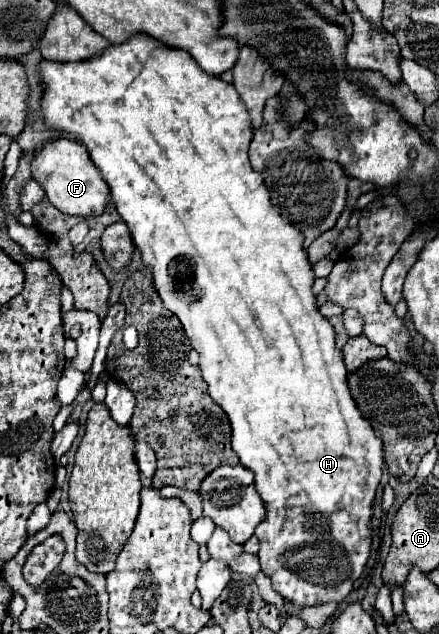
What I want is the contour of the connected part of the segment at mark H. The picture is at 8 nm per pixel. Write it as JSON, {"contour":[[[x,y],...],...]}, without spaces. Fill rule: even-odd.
{"contour":[[[140,32],[140,34],[134,34],[130,40],[126,40],[126,42],[122,42],[122,44],[110,44],[108,48],[104,48],[102,54],[96,54],[96,56],[92,56],[92,58],[88,58],[88,60],[78,60],[78,62],[52,62],[52,60],[42,58],[42,60],[38,62],[38,66],[36,66],[36,70],[38,70],[38,78],[40,78],[40,82],[42,82],[42,88],[44,88],[44,90],[42,90],[42,100],[40,100],[42,116],[44,116],[44,124],[46,124],[50,130],[56,130],[56,132],[60,132],[60,134],[66,134],[66,136],[70,136],[70,138],[74,138],[74,140],[78,140],[78,142],[82,142],[82,144],[86,146],[90,158],[92,158],[92,162],[94,162],[94,166],[98,168],[98,172],[102,174],[102,178],[104,178],[104,180],[108,182],[108,186],[110,186],[112,200],[114,200],[114,204],[116,204],[116,212],[120,214],[120,218],[122,218],[122,220],[126,222],[126,226],[130,228],[130,234],[132,234],[134,246],[136,246],[136,248],[140,250],[140,254],[142,254],[142,262],[152,270],[156,292],[160,294],[164,306],[166,306],[170,312],[174,312],[174,314],[178,316],[178,320],[182,322],[182,326],[184,326],[184,330],[186,330],[186,334],[188,334],[188,338],[190,338],[192,348],[198,350],[198,354],[200,354],[200,370],[202,370],[202,378],[204,378],[206,384],[208,384],[208,394],[212,396],[212,400],[214,400],[216,404],[222,406],[222,410],[224,410],[224,412],[228,414],[228,418],[230,418],[230,426],[232,426],[232,448],[234,448],[234,452],[238,454],[240,464],[254,472],[254,484],[256,484],[256,490],[258,490],[258,494],[260,494],[260,498],[262,498],[262,502],[264,502],[264,506],[266,506],[266,518],[256,526],[256,532],[254,532],[254,536],[258,536],[258,540],[260,540],[260,552],[258,552],[258,558],[260,558],[260,564],[262,564],[262,572],[272,580],[272,588],[274,588],[276,592],[280,592],[284,598],[288,598],[288,600],[292,600],[292,602],[296,602],[296,604],[300,604],[300,606],[314,606],[314,604],[340,602],[340,600],[344,600],[344,598],[350,594],[354,582],[360,578],[360,574],[362,574],[362,570],[364,570],[364,566],[366,566],[366,562],[368,562],[368,554],[370,554],[370,518],[372,518],[372,502],[374,502],[376,488],[378,488],[378,482],[380,482],[380,476],[382,476],[382,466],[384,466],[382,442],[380,442],[380,438],[376,438],[376,434],[374,434],[370,422],[362,418],[360,410],[356,408],[356,404],[354,404],[354,400],[352,400],[352,394],[350,394],[350,390],[348,390],[348,382],[346,382],[348,370],[346,370],[346,366],[344,366],[344,362],[342,362],[342,352],[340,352],[340,350],[336,348],[336,344],[334,344],[334,336],[336,336],[336,334],[334,334],[334,328],[332,328],[332,324],[328,322],[328,318],[324,318],[324,316],[318,312],[318,308],[316,308],[316,304],[314,304],[314,294],[312,294],[314,274],[312,274],[312,264],[308,262],[306,252],[302,250],[302,234],[300,234],[300,232],[298,232],[290,222],[284,222],[284,220],[280,218],[280,212],[278,212],[276,206],[270,202],[270,196],[268,196],[268,190],[266,190],[264,178],[262,178],[258,172],[254,172],[252,166],[250,166],[250,162],[248,162],[248,144],[250,144],[250,140],[252,140],[250,116],[248,116],[244,104],[240,102],[236,88],[234,88],[232,84],[224,82],[224,80],[218,78],[218,76],[212,76],[212,74],[202,72],[202,68],[194,62],[194,58],[192,58],[186,50],[172,48],[172,46],[164,46],[162,42],[150,38],[148,34],[142,34],[142,32]]]}

